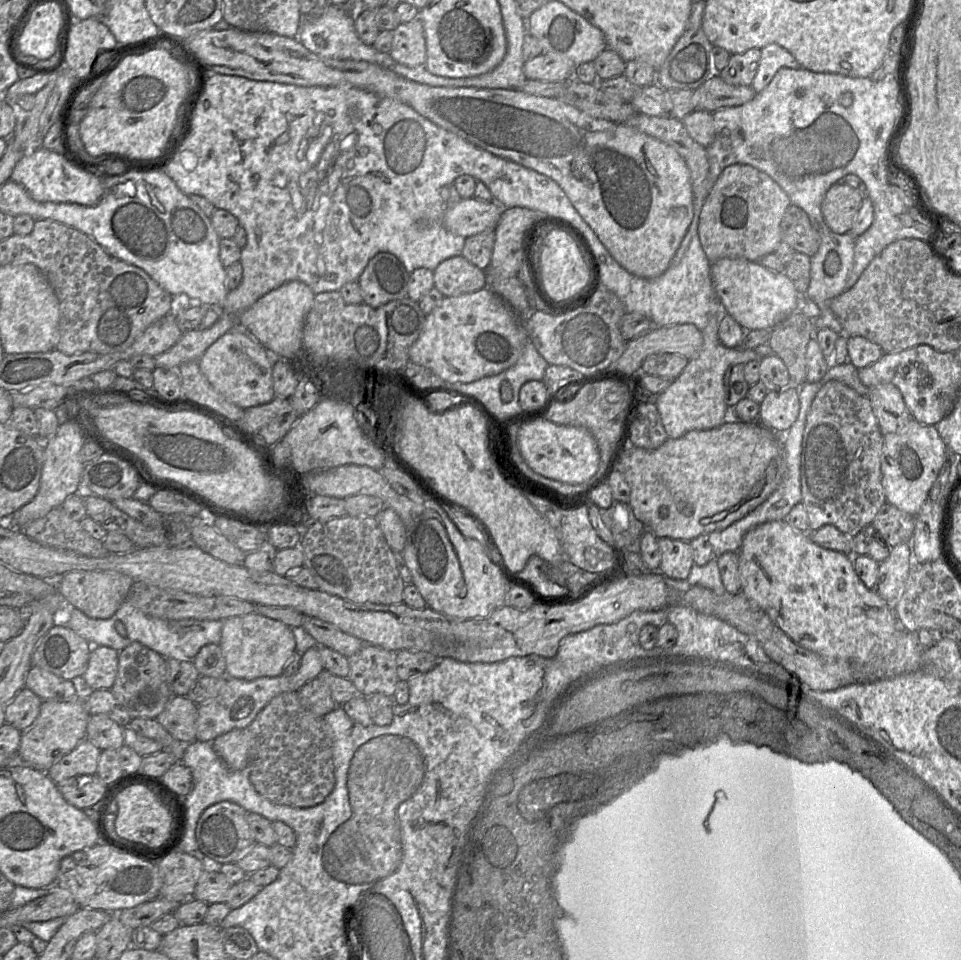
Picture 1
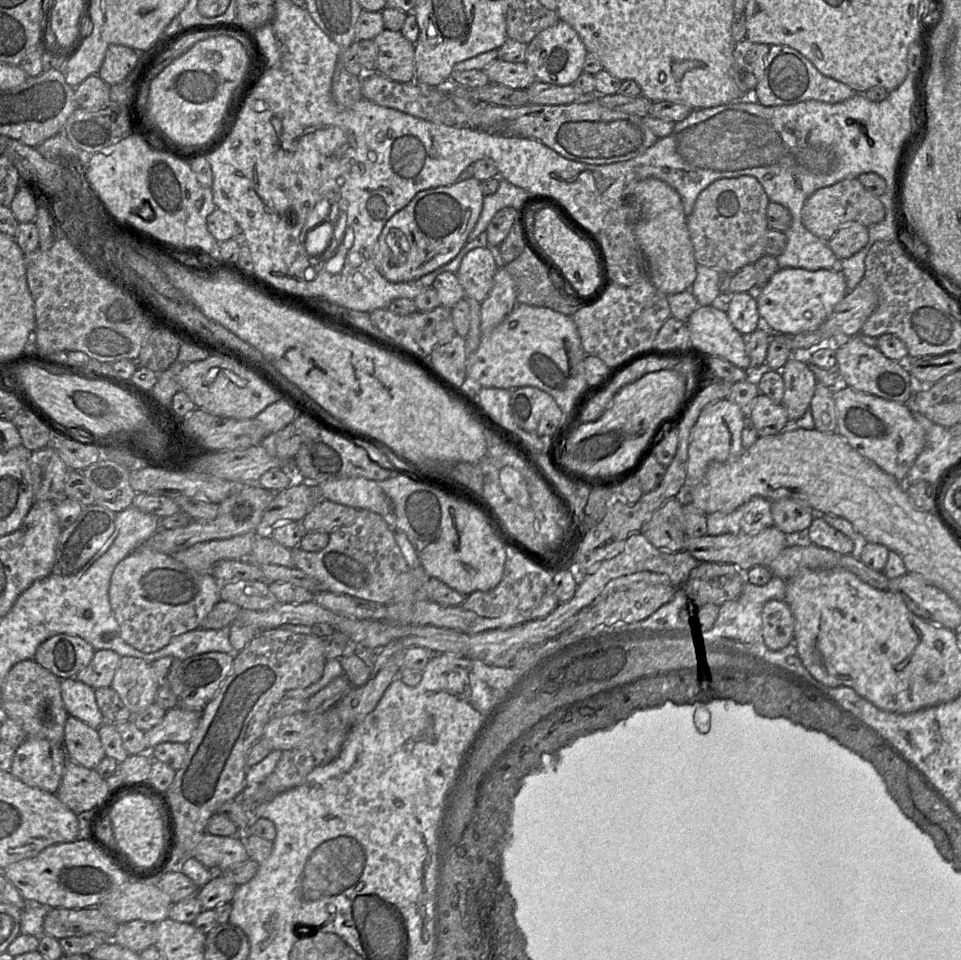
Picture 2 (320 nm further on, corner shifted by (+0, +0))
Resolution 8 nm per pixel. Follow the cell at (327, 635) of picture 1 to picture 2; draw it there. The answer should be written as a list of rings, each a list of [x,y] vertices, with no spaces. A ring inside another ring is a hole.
[[[264,580],[221,583],[220,599],[234,603],[241,609],[255,611],[267,610],[279,603]]]

